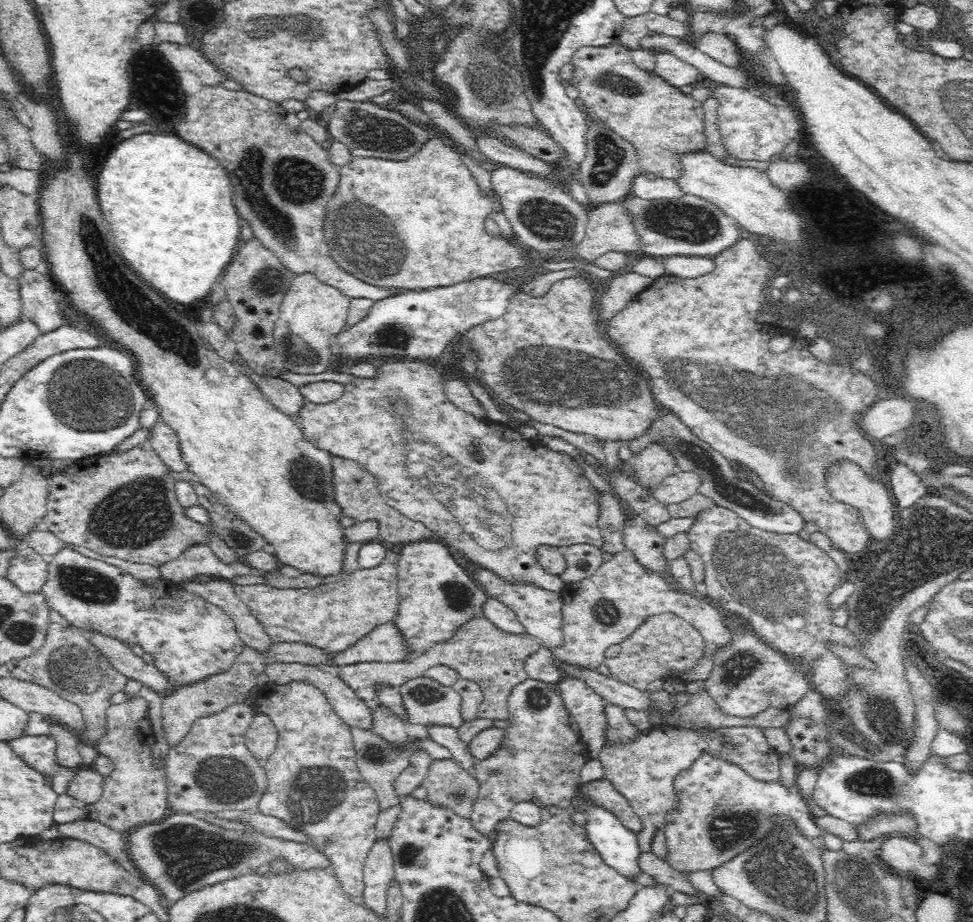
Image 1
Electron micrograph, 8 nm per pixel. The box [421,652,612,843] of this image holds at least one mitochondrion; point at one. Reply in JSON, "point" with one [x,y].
{"point":[540,705]}

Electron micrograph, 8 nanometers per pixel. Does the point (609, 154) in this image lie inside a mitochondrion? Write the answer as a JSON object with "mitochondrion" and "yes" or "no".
{"mitochondrion":"yes"}

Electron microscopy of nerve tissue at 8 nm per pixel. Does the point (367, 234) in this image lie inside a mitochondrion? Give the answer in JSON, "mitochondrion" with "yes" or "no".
{"mitochondrion":"yes"}

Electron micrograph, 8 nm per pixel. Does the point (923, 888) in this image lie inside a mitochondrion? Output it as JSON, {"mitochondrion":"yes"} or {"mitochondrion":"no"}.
{"mitochondrion":"no"}

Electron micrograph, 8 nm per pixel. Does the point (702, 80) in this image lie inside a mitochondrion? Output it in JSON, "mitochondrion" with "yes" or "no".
{"mitochondrion":"no"}

